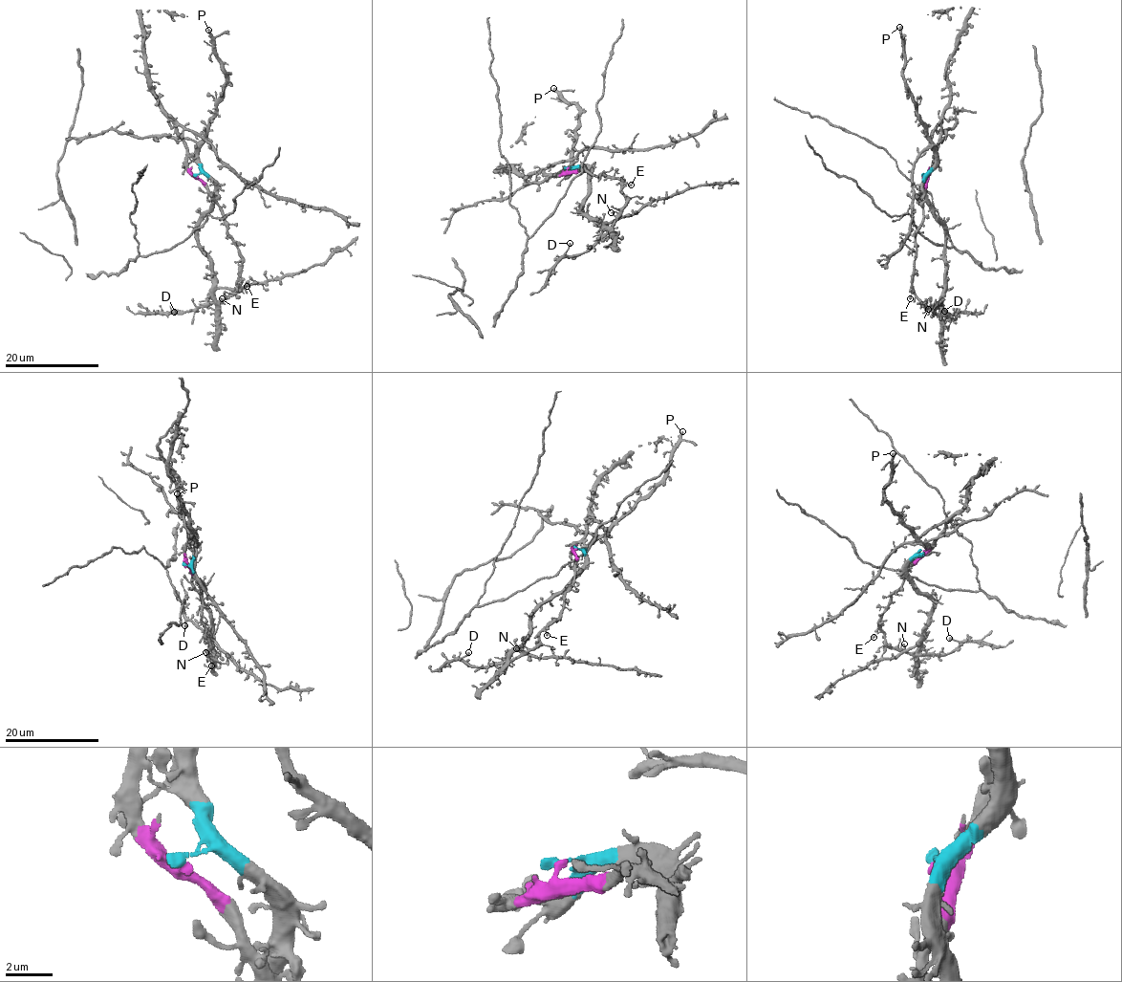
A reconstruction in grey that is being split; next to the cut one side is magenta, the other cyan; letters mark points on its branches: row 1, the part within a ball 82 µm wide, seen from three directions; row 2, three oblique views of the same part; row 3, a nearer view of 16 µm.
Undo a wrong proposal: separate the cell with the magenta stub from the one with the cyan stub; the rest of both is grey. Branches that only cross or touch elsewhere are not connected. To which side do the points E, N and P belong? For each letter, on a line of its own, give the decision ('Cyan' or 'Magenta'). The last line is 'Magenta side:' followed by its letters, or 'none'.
E: Magenta
N: Magenta
P: Cyan
Magenta side: E, N

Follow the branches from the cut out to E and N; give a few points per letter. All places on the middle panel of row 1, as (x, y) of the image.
E: (568, 168), (598, 177), (603, 173), (623, 179), (625, 185), (631, 185)
N: (568, 168), (598, 177), (603, 173), (621, 181), (625, 202), (619, 210), (611, 213)

